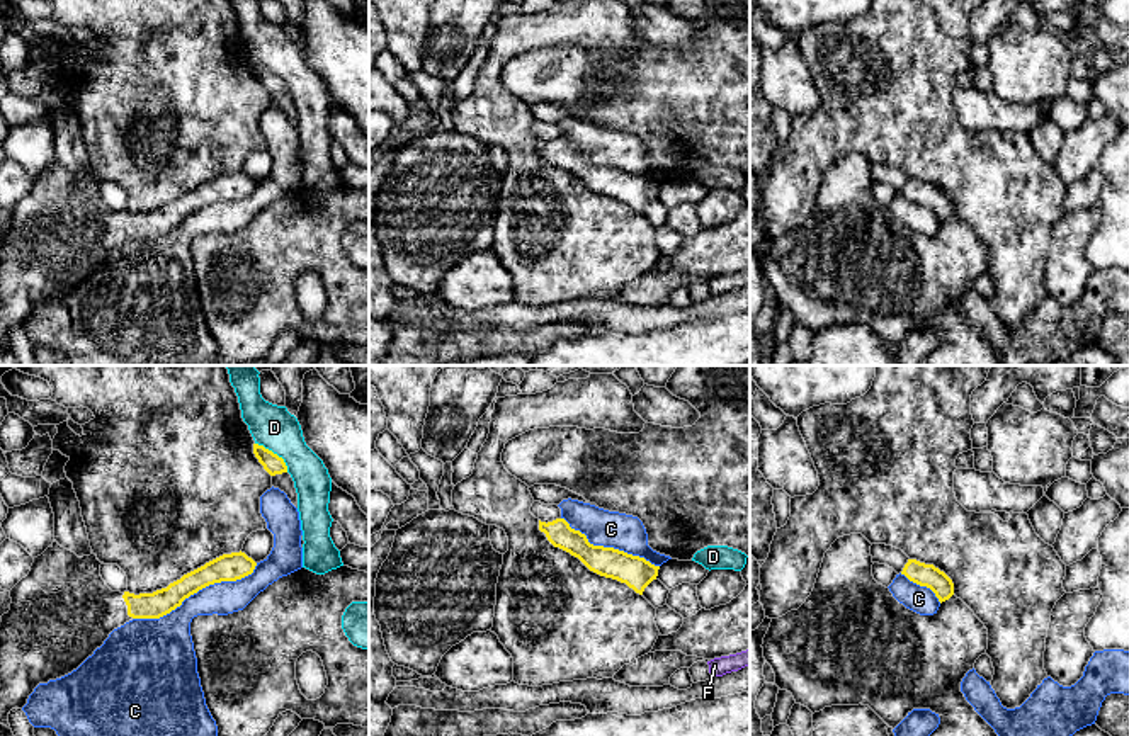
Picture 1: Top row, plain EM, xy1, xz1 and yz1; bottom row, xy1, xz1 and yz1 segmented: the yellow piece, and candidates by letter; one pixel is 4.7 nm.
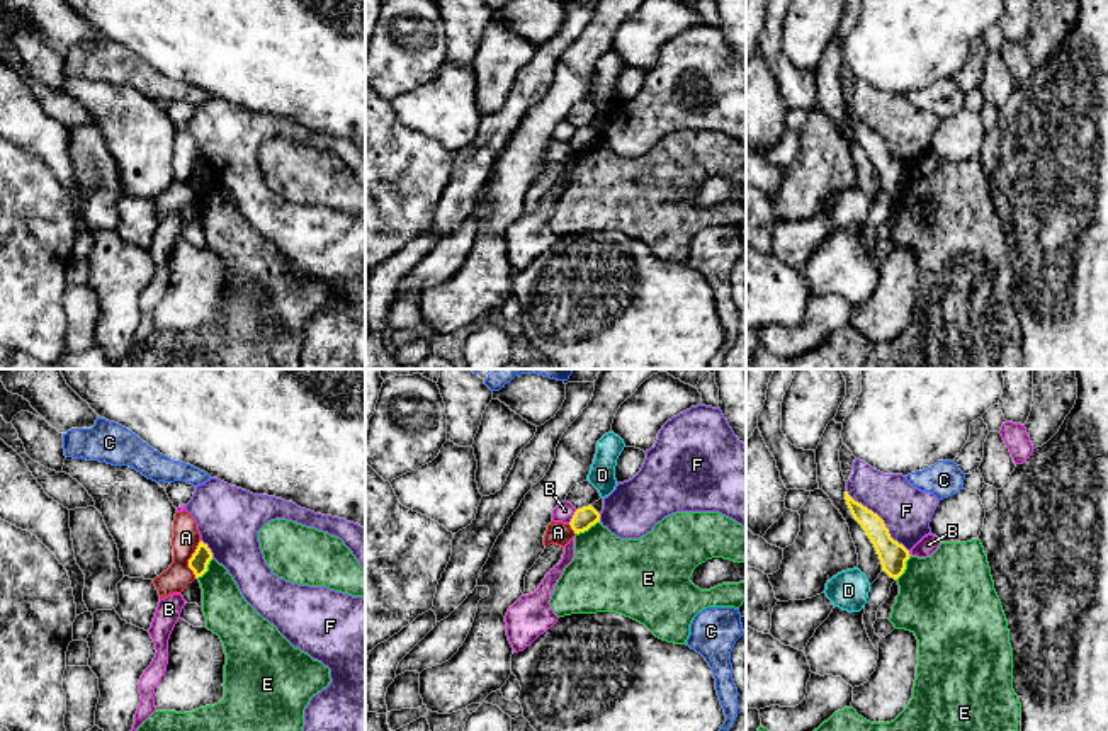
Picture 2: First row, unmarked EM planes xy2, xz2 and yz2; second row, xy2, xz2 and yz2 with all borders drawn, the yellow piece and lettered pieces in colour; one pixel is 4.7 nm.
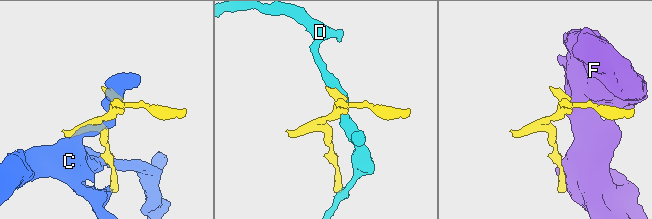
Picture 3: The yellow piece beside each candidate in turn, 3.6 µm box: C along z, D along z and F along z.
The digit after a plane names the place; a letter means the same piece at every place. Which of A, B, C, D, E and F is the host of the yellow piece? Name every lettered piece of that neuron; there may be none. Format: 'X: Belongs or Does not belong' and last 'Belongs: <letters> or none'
A: Does not belong
B: Does not belong
C: Does not belong
D: Does not belong
E: Does not belong
F: Does not belong
Belongs: none

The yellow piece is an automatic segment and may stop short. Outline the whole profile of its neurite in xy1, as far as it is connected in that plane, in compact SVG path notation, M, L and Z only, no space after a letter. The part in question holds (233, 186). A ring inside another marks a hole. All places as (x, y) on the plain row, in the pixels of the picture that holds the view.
M56 160L37 177L31 190L10 209L10 229L0 238L0 343L10 347L9 331L22 328L39 303L77 289L109 253L133 238L160 238L199 209L236 201L253 192L257 182L245 172L223 173L153 212L112 211L100 195L97 175L78 177Z

